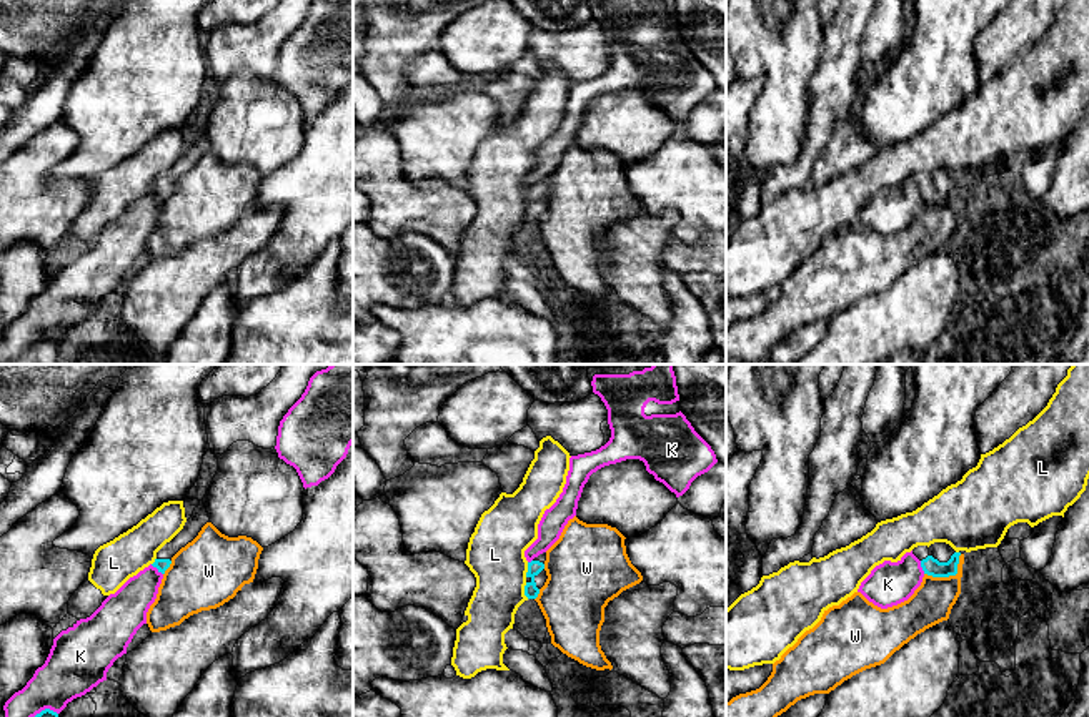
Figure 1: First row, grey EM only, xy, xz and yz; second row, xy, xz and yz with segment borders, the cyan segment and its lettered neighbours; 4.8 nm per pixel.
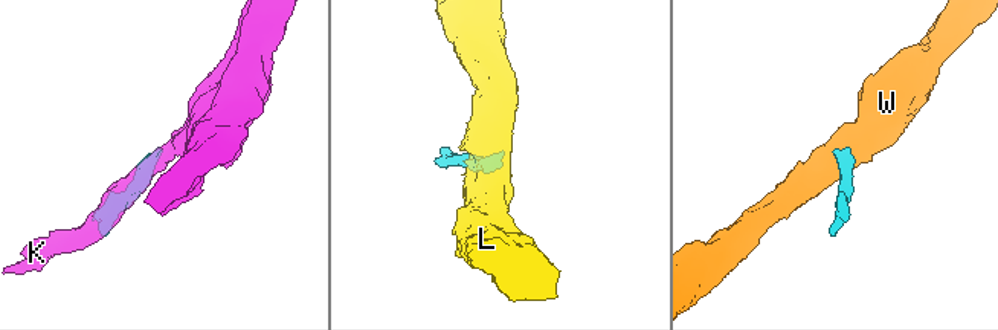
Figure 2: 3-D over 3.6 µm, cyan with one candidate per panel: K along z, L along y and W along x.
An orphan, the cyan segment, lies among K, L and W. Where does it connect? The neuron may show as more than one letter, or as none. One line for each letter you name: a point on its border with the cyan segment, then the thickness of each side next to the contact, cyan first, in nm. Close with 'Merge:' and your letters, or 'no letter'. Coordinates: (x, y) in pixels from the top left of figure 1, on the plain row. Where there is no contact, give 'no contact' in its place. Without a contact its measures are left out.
Merge: no letter

